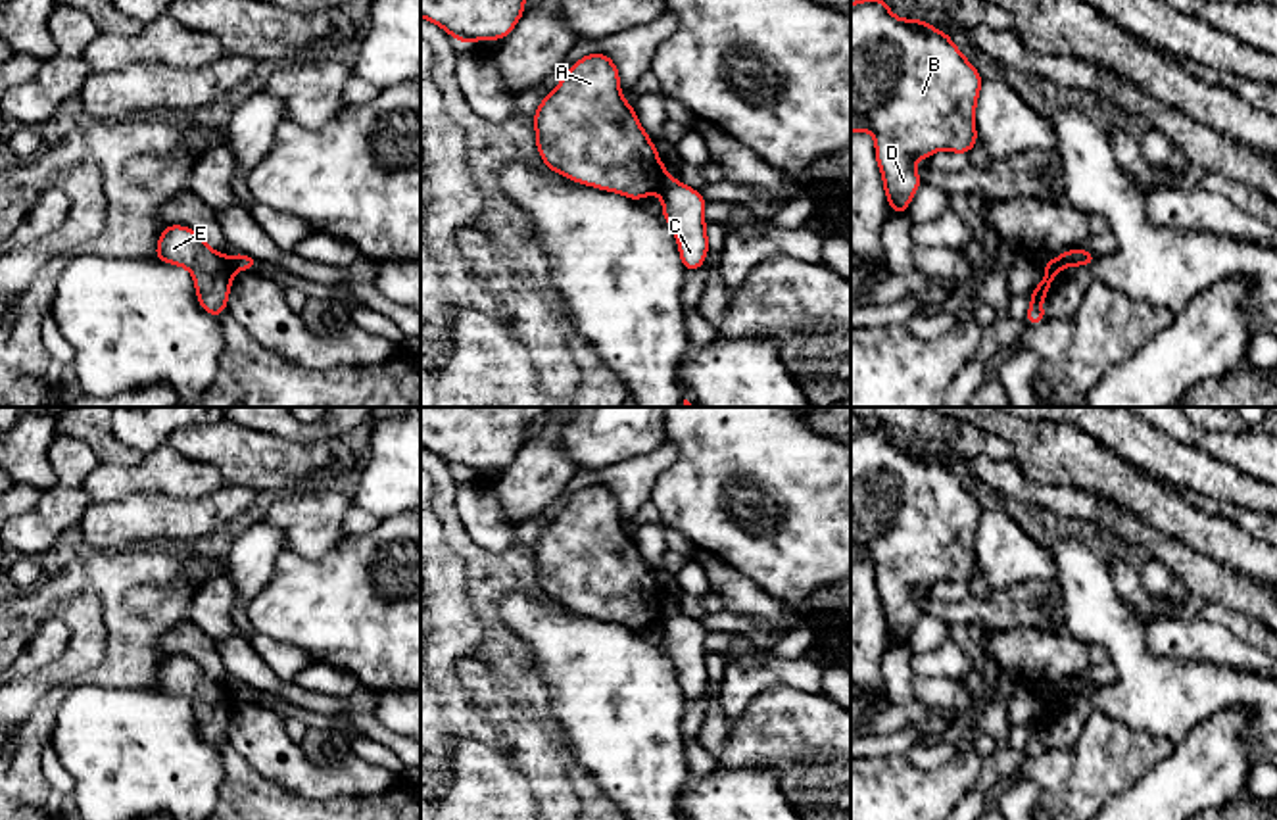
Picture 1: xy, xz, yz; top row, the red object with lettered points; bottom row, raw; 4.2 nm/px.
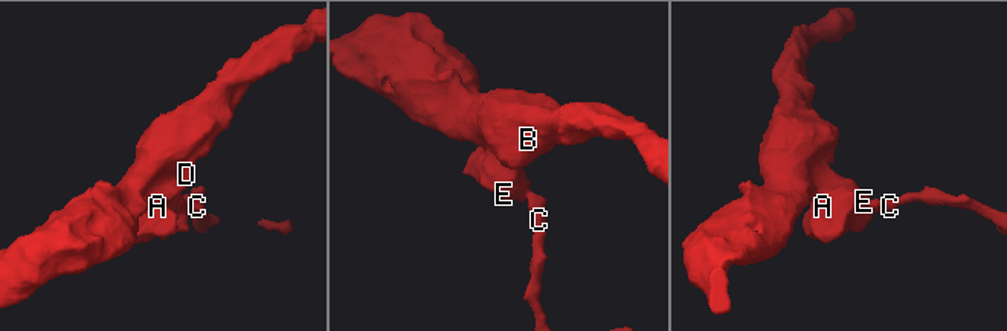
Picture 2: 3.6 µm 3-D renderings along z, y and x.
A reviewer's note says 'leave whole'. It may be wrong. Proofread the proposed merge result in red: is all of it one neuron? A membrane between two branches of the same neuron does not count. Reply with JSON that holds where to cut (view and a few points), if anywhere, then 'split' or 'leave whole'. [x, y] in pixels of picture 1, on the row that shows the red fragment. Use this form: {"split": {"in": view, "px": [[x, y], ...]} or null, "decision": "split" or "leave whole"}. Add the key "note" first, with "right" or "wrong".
{"note": "wrong", "split": {"in": "xz", "px": [[669, 177], [659, 192]]}, "decision": "split"}

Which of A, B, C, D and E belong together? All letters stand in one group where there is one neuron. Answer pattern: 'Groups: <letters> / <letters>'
Groups: A B D E / C

